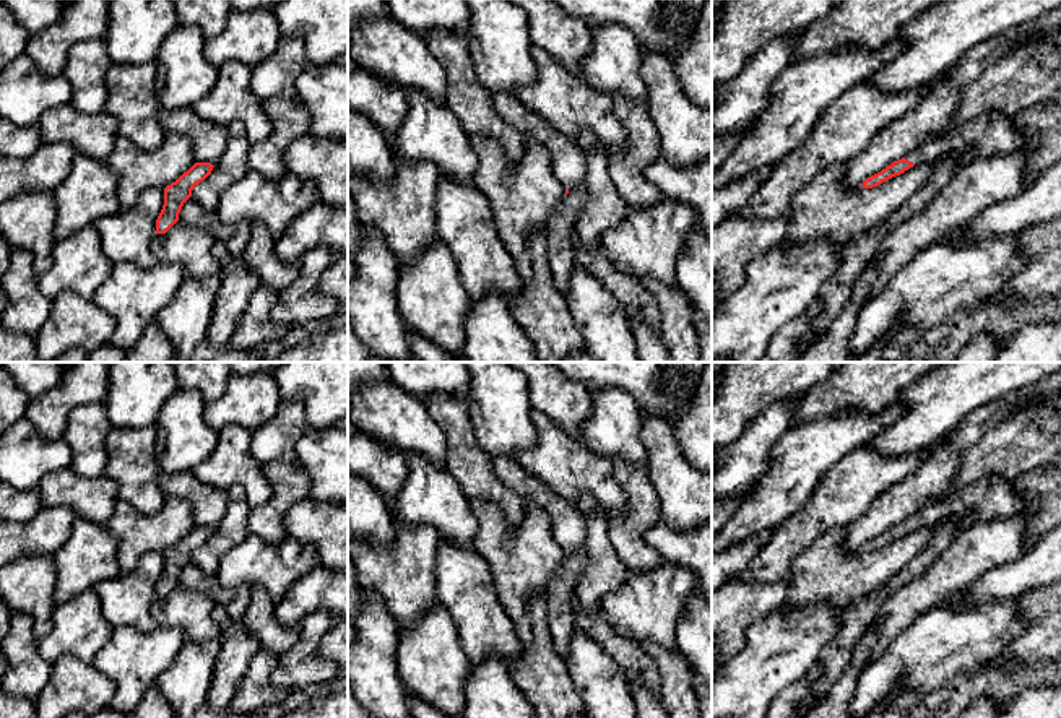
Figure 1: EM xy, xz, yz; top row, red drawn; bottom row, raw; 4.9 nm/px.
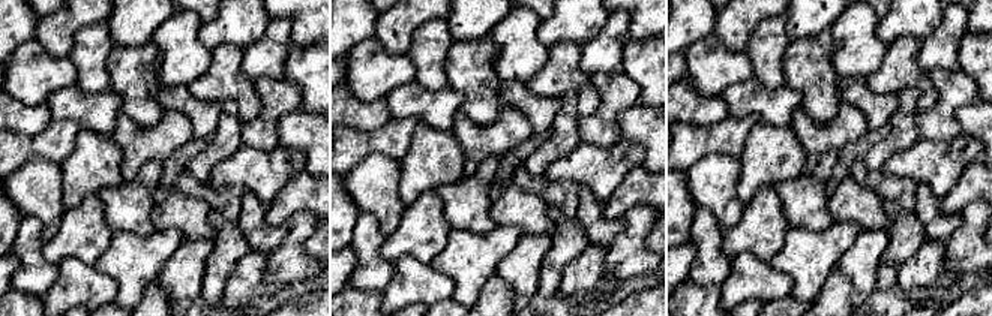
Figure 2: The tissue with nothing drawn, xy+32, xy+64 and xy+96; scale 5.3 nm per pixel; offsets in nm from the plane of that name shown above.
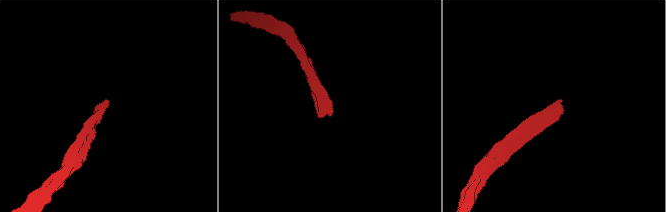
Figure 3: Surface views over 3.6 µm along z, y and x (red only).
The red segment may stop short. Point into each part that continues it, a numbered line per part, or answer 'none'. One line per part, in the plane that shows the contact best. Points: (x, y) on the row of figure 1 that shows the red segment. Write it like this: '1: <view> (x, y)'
1: yz (991, 134)

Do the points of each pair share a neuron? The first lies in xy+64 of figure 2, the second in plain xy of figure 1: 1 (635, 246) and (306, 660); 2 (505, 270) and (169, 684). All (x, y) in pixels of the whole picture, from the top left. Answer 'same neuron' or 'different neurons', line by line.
1: same neuron
2: same neuron

